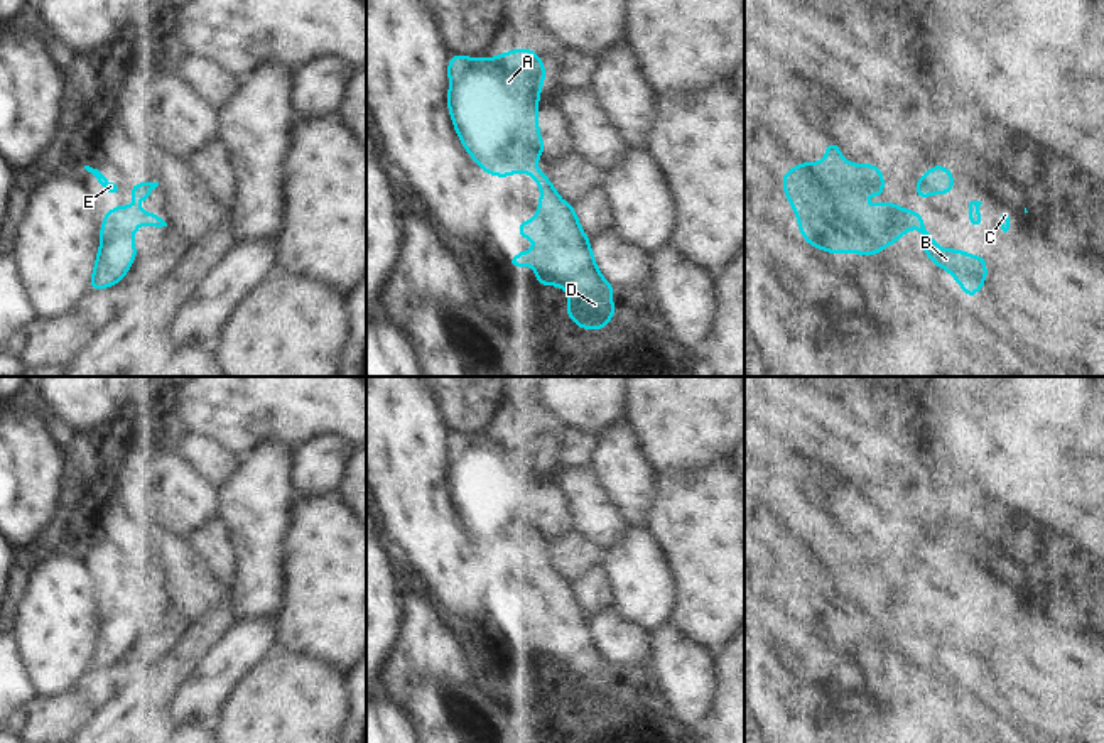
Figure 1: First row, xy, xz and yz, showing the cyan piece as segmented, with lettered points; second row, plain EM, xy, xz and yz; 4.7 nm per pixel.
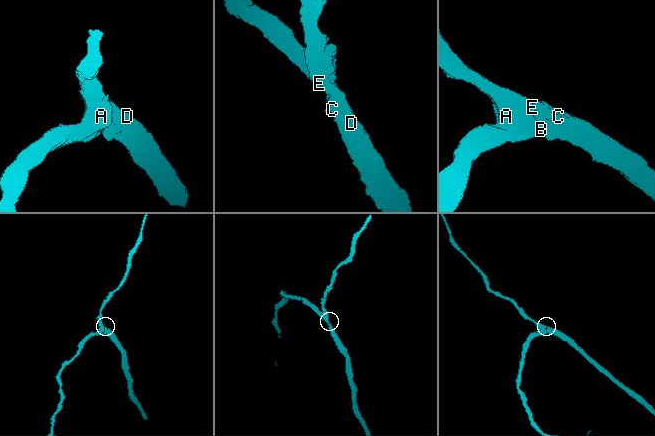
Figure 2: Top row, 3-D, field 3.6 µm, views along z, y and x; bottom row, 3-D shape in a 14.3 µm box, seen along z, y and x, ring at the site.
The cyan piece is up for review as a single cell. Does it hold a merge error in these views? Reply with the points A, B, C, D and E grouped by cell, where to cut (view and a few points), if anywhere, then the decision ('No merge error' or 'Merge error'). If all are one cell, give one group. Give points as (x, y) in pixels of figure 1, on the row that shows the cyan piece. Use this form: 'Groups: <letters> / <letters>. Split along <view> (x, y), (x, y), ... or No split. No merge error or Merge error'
Groups: A B C D E. No split. No merge error

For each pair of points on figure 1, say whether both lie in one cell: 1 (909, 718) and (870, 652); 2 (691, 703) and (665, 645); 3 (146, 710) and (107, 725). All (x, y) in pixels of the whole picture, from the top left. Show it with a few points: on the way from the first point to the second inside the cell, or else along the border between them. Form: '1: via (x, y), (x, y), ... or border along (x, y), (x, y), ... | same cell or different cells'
1: via (900, 701), (885, 686), (878, 669) | same cell
2: via (691, 689), (687, 671), (679, 659) | same cell
3: via (135, 716), (127, 725), (117, 725) | same cell

